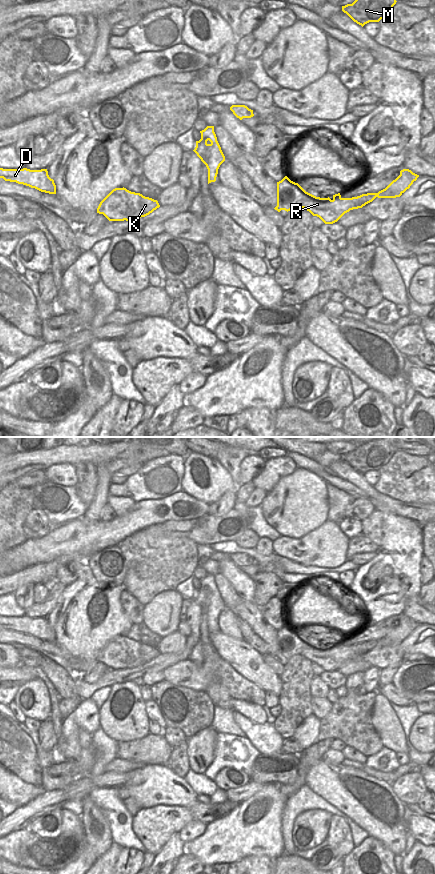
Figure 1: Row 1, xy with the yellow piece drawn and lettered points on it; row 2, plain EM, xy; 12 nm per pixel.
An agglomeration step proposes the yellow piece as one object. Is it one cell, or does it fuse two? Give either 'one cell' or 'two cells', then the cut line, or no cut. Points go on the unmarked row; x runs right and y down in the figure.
two cells; cut in xy along (309, 641), (303, 648), (302, 655)

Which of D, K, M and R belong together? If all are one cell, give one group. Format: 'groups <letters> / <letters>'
groups D K R / M

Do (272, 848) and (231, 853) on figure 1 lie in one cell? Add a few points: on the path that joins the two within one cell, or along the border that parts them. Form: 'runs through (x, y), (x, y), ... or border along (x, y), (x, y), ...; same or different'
runs through (262, 843), (241, 843); same

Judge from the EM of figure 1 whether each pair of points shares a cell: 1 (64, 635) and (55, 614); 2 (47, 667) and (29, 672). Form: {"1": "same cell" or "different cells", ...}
{"1": "different cells", "2": "different cells"}

